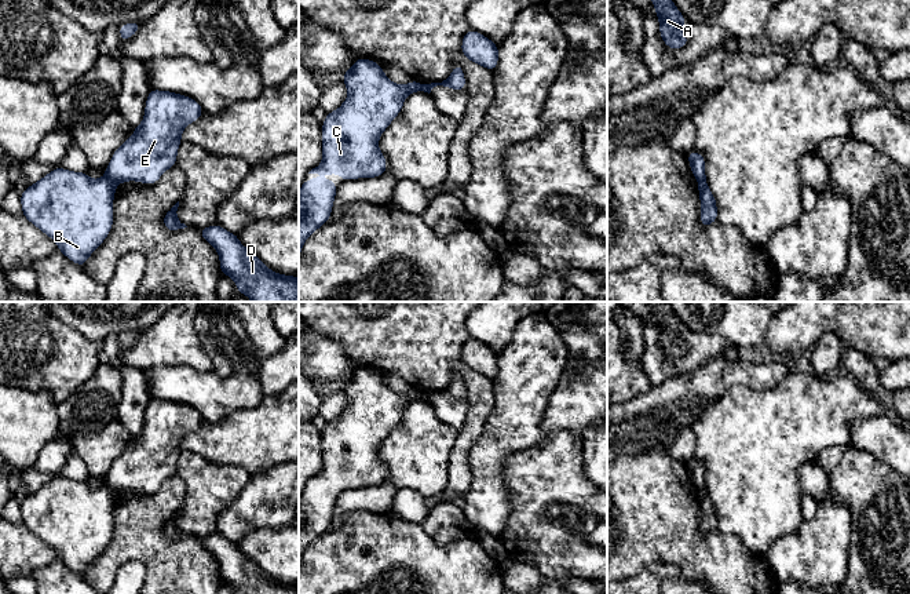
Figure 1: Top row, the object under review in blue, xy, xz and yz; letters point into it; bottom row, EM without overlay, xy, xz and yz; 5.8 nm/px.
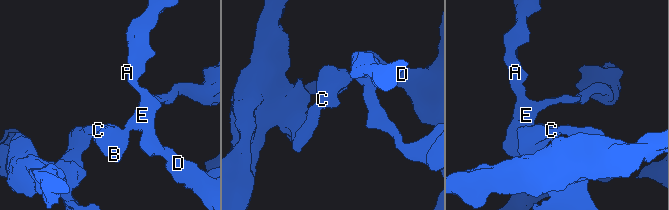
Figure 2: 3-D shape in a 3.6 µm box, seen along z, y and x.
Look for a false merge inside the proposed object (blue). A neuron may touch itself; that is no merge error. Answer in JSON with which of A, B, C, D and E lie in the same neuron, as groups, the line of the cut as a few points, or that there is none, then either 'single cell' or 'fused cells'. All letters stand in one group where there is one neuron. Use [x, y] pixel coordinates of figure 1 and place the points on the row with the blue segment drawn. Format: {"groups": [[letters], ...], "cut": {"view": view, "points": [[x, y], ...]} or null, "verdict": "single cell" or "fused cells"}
{"groups": [["A", "D", "E"], ["B", "C"]], "cut": {"view": "xy", "points": [[105, 175], [116, 183]]}, "verdict": "fused cells"}

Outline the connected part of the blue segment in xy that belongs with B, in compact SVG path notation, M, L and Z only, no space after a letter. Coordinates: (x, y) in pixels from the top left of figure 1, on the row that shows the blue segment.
M61 167L28 186L21 194L22 215L51 237L67 259L84 267L92 252L113 227L113 201L117 183L107 176L91 179L87 172Z

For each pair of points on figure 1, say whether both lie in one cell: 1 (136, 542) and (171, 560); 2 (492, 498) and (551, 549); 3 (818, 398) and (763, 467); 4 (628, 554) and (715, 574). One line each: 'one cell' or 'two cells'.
1: one cell
2: two cells
3: one cell
4: one cell

